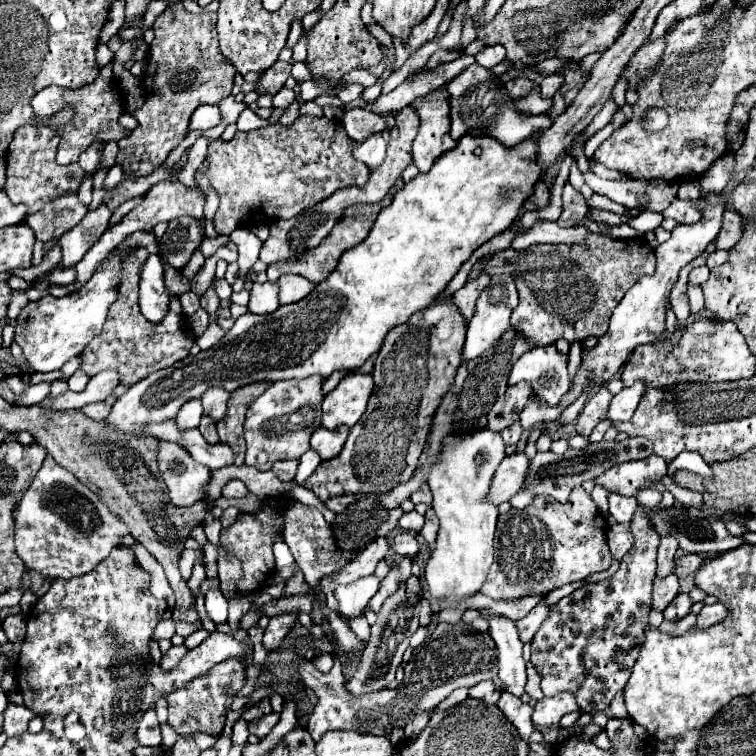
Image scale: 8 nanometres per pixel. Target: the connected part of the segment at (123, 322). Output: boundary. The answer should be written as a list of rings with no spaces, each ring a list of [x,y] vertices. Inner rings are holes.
[[[138,247],[132,251],[130,259],[124,262],[120,283],[120,295],[116,303],[108,311],[108,319],[104,323],[102,333],[94,337],[92,343],[82,353],[82,371],[90,377],[104,369],[116,369],[120,373],[122,383],[134,385],[136,381],[148,377],[154,371],[166,369],[176,361],[184,359],[194,345],[194,339],[188,331],[182,329],[184,315],[168,313],[160,325],[152,325],[144,319],[138,307],[138,279],[140,279],[140,263],[145,261],[149,252],[146,248]]]

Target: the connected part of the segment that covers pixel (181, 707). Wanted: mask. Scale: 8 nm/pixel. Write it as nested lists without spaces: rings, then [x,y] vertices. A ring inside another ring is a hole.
[[[236,657],[226,659],[224,663],[218,663],[212,667],[208,675],[202,675],[200,679],[194,679],[188,687],[182,687],[180,691],[174,691],[166,697],[168,701],[168,725],[182,737],[194,737],[196,733],[204,733],[210,737],[220,737],[226,727],[226,715],[232,709],[232,701],[238,691],[244,687],[246,671],[244,663]]]

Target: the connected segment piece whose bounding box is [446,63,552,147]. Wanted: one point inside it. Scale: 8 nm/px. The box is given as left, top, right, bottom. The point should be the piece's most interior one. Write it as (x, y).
(480, 105)

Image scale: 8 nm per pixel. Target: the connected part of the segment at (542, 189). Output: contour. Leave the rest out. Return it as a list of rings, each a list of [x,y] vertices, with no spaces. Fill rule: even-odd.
[[[540,181],[534,189],[534,195],[530,197],[530,201],[536,205],[536,207],[546,207],[550,203],[550,189],[544,181]]]

